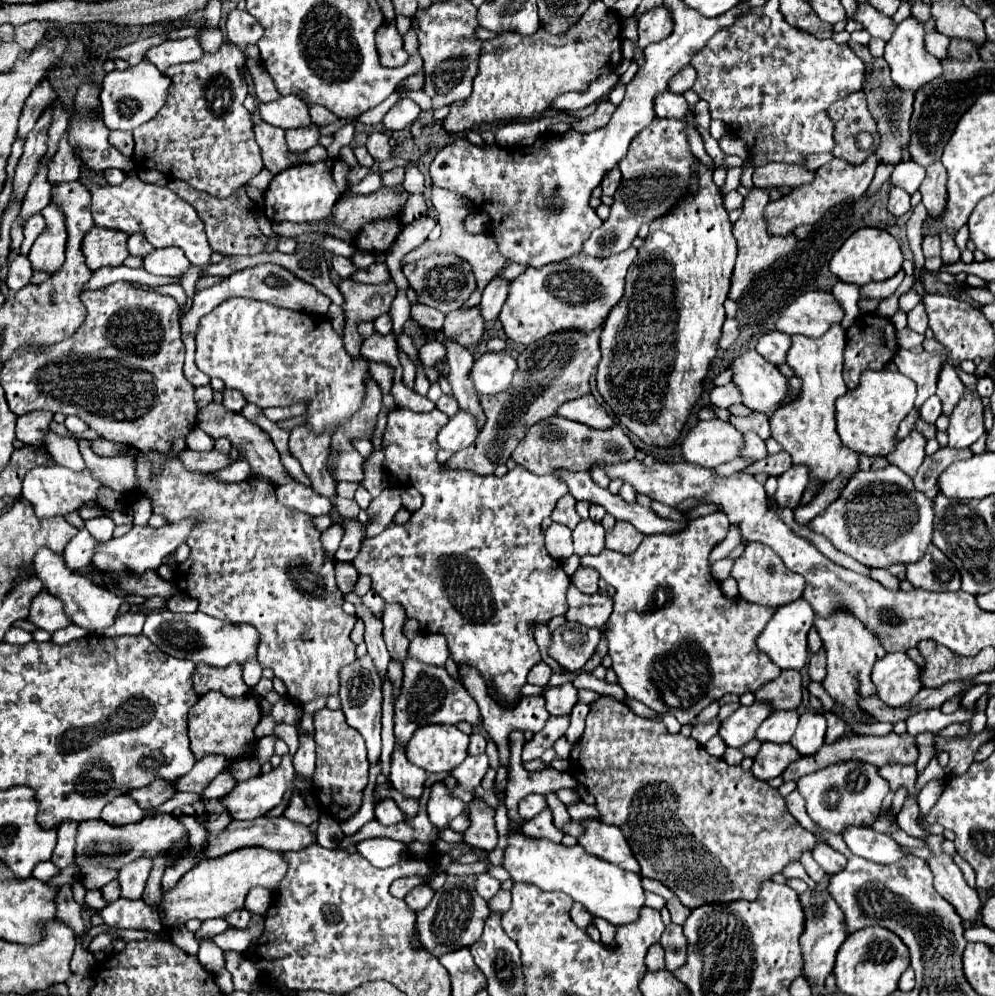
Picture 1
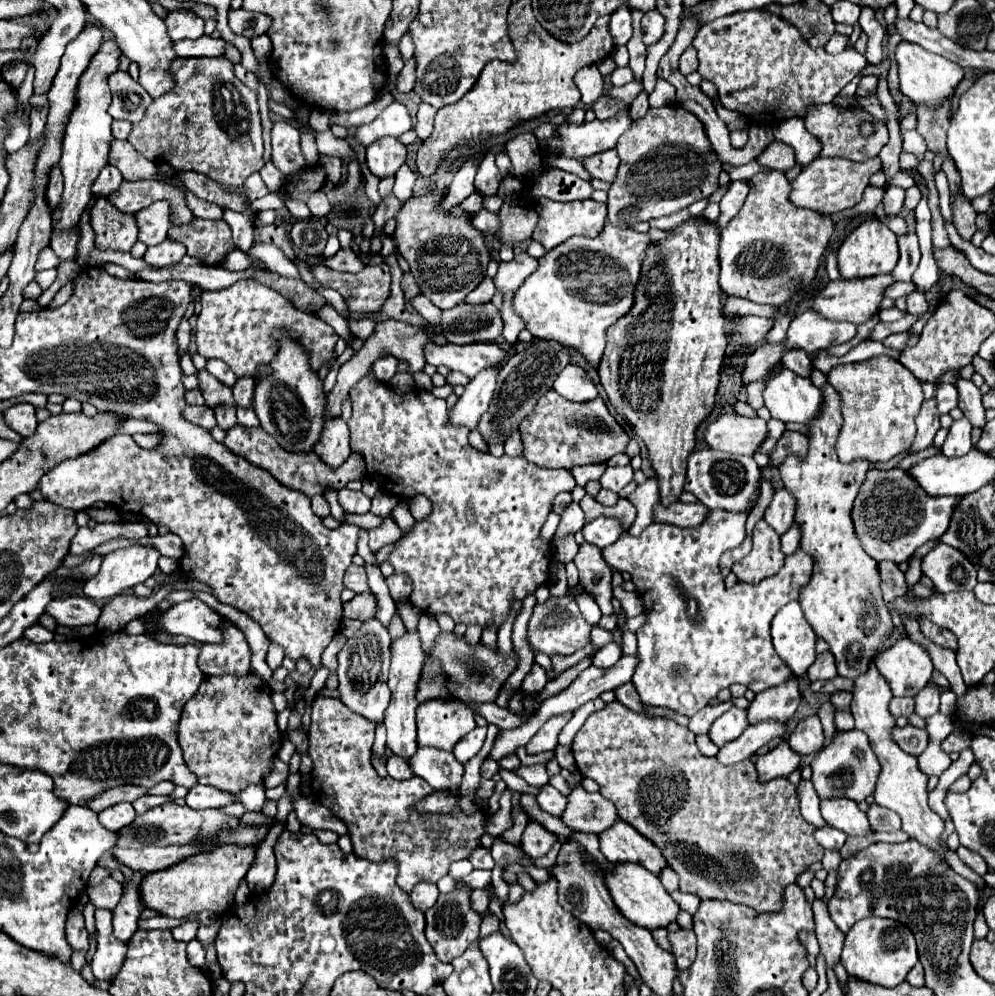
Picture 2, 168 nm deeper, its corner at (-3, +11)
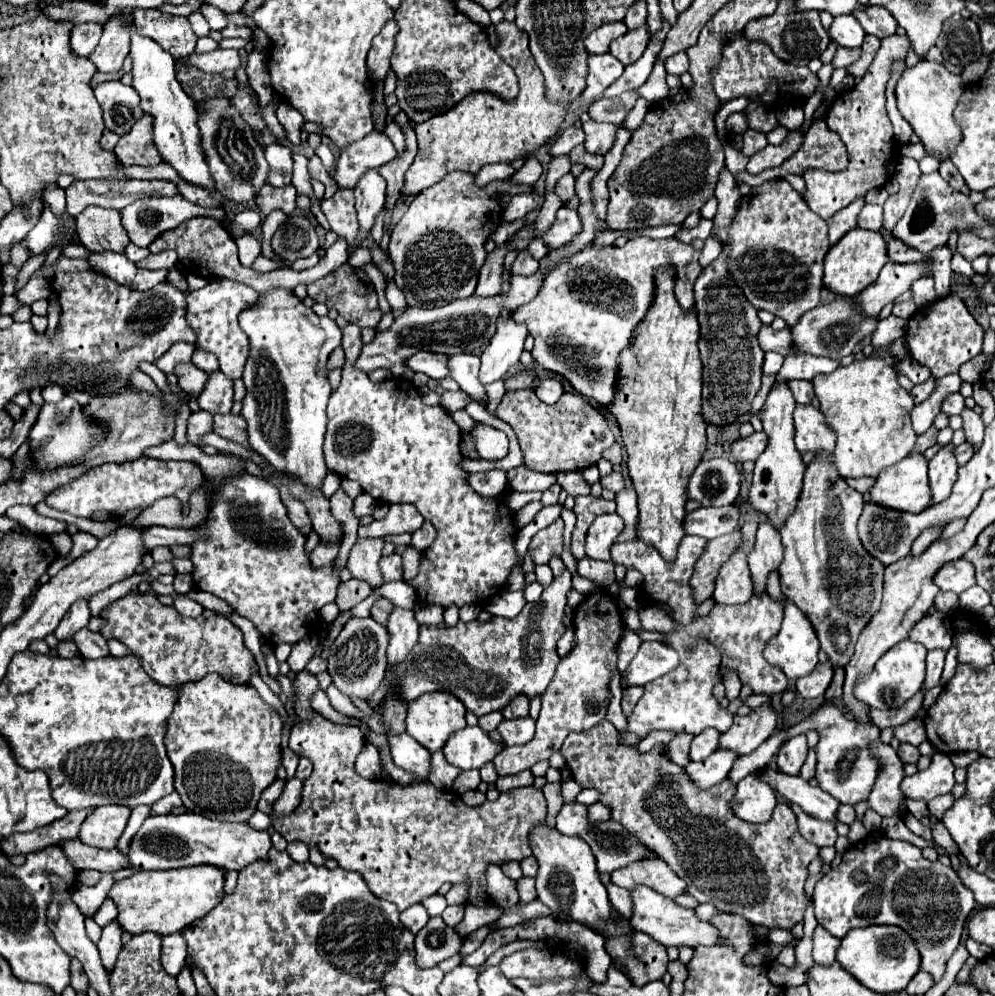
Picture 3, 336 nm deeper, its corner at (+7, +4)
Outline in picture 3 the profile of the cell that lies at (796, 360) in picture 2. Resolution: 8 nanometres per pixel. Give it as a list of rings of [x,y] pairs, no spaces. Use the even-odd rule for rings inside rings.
[[[790,380],[790,390],[798,404],[810,404],[814,398],[814,388],[810,380]]]

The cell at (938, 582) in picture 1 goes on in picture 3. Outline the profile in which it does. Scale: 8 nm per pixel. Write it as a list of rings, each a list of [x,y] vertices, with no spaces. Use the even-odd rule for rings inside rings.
[[[958,560],[952,564],[946,564],[938,570],[934,576],[934,582],[940,590],[950,590],[956,594],[962,594],[966,588],[974,586],[974,566],[968,560]]]

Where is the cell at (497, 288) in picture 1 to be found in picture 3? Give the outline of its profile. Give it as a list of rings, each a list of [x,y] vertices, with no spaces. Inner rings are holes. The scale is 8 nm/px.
[[[520,252],[514,260],[514,266],[512,266],[512,274],[520,274],[520,276],[530,276],[538,270],[538,260],[534,260],[530,256],[530,252]]]

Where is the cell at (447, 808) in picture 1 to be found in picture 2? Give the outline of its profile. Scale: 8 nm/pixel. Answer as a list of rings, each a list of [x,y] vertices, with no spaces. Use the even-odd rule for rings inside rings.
[[[418,747],[416,755],[410,759],[410,767],[414,775],[422,777],[432,789],[446,789],[450,795],[460,797],[464,767],[452,753],[432,747]]]

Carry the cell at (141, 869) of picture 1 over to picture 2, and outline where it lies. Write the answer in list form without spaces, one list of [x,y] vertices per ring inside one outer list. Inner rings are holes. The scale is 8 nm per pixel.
[[[132,873],[132,877],[128,879],[126,887],[124,887],[124,895],[120,899],[120,903],[114,907],[114,937],[120,941],[128,941],[134,933],[136,933],[136,921],[140,917],[142,911],[142,901],[140,901],[140,883],[142,877],[146,877],[146,873]]]

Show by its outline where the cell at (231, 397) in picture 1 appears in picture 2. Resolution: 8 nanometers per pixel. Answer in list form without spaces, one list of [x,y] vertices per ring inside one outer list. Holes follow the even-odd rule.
[[[210,359],[210,361],[208,361],[208,365],[206,365],[206,371],[208,371],[208,373],[212,373],[218,381],[222,381],[222,383],[224,383],[224,385],[228,385],[228,387],[236,385],[236,381],[238,381],[238,377],[228,369],[228,365],[224,365],[224,361]]]

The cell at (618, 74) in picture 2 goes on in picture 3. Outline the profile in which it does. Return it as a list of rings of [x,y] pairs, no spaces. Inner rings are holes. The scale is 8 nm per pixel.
[[[664,22],[662,30],[660,30],[660,32],[656,32],[656,34],[654,34],[654,38],[650,40],[650,44],[648,44],[648,48],[646,48],[644,56],[642,56],[638,62],[634,62],[634,64],[630,64],[630,66],[626,66],[624,74],[604,90],[604,94],[602,94],[604,98],[620,96],[622,92],[628,92],[628,90],[640,88],[640,86],[646,82],[646,78],[648,78],[648,76],[650,76],[650,72],[652,72],[654,60],[656,60],[656,56],[658,56],[660,48],[662,48],[662,42],[664,42],[664,38],[666,38],[666,32],[668,32],[668,30],[670,30],[670,24],[666,24],[666,22]]]

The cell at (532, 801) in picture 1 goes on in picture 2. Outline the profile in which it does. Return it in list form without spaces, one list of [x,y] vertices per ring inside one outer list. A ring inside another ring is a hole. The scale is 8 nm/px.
[[[546,783],[544,787],[538,789],[536,801],[538,801],[542,811],[546,811],[550,815],[556,815],[556,817],[562,815],[564,807],[566,807],[566,797],[562,793],[558,793],[550,783]]]

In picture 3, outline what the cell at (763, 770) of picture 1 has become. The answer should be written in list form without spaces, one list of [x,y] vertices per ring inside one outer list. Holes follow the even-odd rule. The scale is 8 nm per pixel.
[[[756,772],[736,784],[736,794],[730,800],[732,812],[740,820],[752,822],[752,824],[770,822],[770,816],[772,816],[776,804],[778,804],[776,792],[772,792],[770,786],[762,784],[762,780],[758,780]]]

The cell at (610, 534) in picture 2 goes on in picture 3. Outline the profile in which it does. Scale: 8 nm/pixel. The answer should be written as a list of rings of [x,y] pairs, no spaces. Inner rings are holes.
[[[602,514],[598,516],[586,536],[586,556],[592,560],[612,562],[610,560],[610,548],[614,544],[614,538],[624,530],[624,522],[618,514]]]

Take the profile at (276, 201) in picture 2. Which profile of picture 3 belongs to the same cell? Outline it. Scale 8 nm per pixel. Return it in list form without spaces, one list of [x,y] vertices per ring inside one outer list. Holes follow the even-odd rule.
[[[174,196],[174,198],[146,198],[146,200],[136,200],[134,204],[126,206],[122,210],[122,226],[126,228],[130,240],[136,244],[136,246],[148,246],[154,236],[166,232],[166,230],[172,230],[174,226],[194,218],[194,216],[204,216],[214,218],[221,221],[226,217],[226,211],[224,208],[206,208],[206,206],[200,206],[200,204],[194,204],[194,202],[188,202],[186,198],[182,196]]]

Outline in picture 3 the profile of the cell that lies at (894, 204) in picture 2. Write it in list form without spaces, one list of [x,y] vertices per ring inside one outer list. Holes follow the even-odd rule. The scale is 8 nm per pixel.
[[[866,204],[858,216],[858,228],[880,230],[882,228],[882,206]]]

